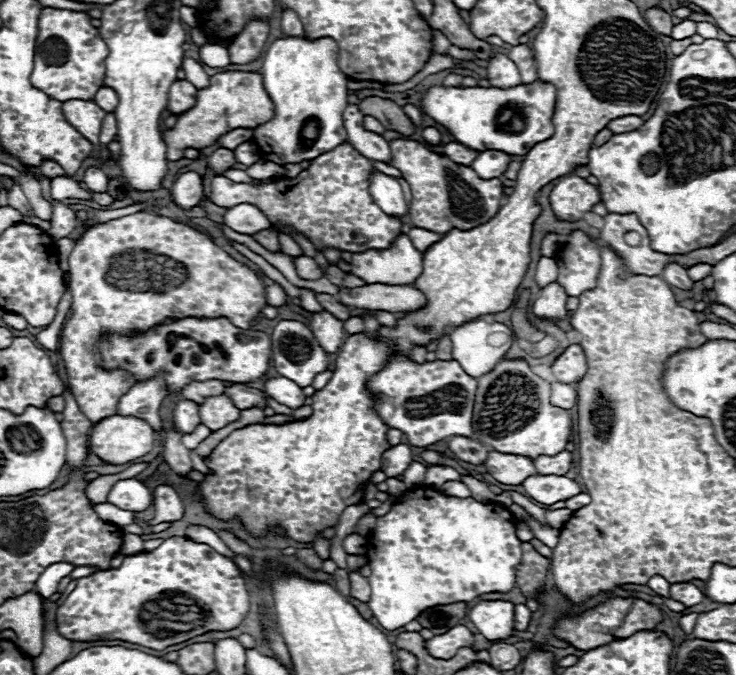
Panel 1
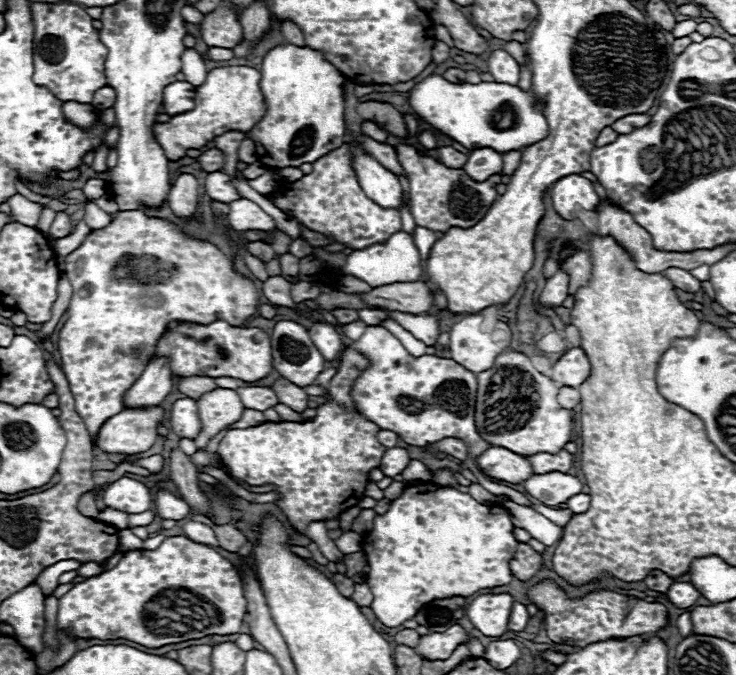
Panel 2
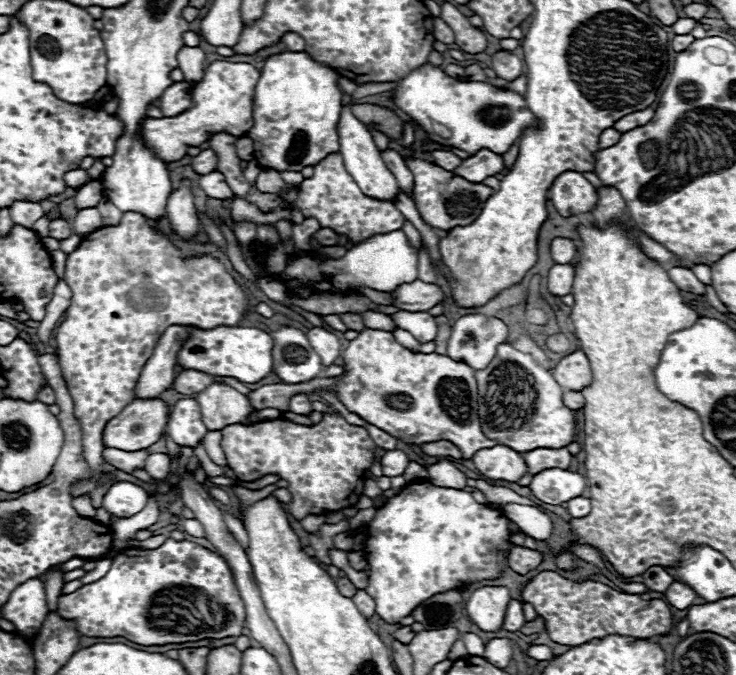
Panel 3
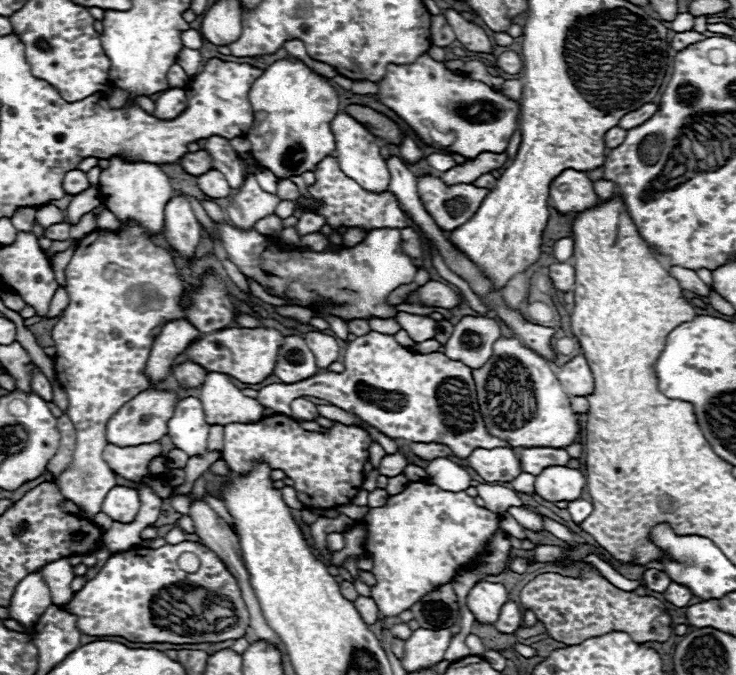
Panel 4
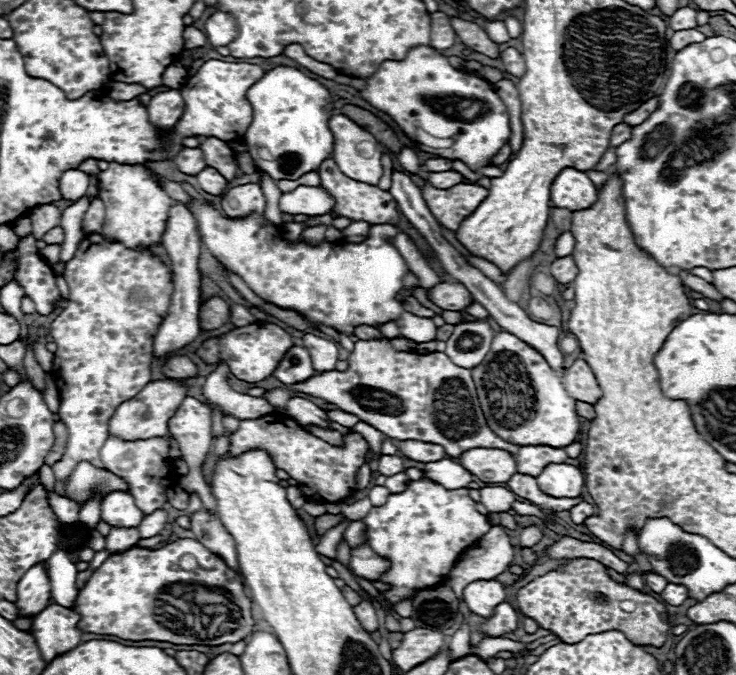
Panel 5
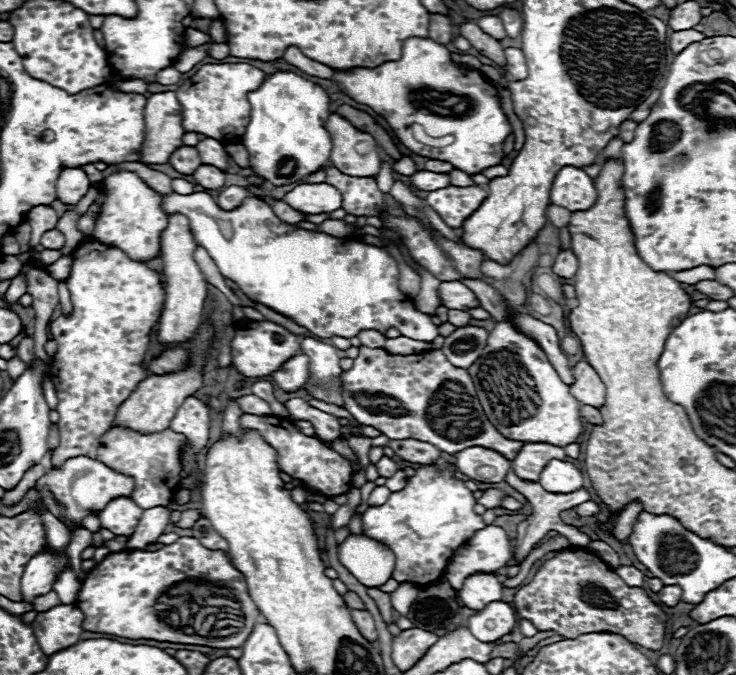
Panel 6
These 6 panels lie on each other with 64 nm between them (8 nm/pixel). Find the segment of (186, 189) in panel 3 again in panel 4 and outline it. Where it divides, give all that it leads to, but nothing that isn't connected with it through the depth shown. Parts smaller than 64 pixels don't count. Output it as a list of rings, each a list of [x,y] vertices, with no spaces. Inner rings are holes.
[[[184,196],[170,198],[170,202],[166,204],[166,224],[164,224],[168,244],[176,252],[190,256],[200,242],[200,232],[202,226],[196,220],[190,202]]]

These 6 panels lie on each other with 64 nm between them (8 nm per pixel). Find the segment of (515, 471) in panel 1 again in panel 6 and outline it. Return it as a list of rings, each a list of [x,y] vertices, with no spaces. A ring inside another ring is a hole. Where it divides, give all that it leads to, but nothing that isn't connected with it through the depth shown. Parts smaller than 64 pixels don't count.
[[[474,446],[456,454],[454,462],[464,474],[478,482],[502,482],[512,468],[512,462],[496,450]]]

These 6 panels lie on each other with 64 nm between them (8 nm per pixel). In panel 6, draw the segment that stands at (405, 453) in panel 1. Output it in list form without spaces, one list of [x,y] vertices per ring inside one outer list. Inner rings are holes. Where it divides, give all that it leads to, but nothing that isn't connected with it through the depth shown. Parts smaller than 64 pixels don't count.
[[[382,456],[380,462],[376,464],[376,468],[378,468],[378,474],[384,476],[384,478],[392,476],[394,472],[398,472],[398,464],[392,458],[388,458],[388,456]]]

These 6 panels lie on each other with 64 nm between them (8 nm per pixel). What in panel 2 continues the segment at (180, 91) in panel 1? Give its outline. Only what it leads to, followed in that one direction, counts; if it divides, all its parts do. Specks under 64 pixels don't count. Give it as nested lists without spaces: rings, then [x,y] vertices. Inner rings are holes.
[[[172,82],[170,86],[166,86],[164,90],[164,104],[162,108],[166,108],[164,112],[174,116],[174,114],[182,114],[186,110],[194,108],[194,86],[190,82]]]

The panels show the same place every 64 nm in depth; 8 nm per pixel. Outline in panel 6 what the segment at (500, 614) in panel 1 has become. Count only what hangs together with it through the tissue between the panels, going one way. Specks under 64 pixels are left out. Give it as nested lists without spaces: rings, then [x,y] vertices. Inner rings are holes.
[[[474,574],[466,578],[458,598],[466,608],[482,610],[482,606],[502,600],[502,584],[496,574]]]

